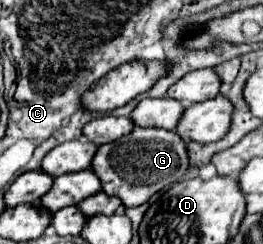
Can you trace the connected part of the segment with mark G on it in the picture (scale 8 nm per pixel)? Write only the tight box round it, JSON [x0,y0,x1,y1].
[90,128,188,208]

